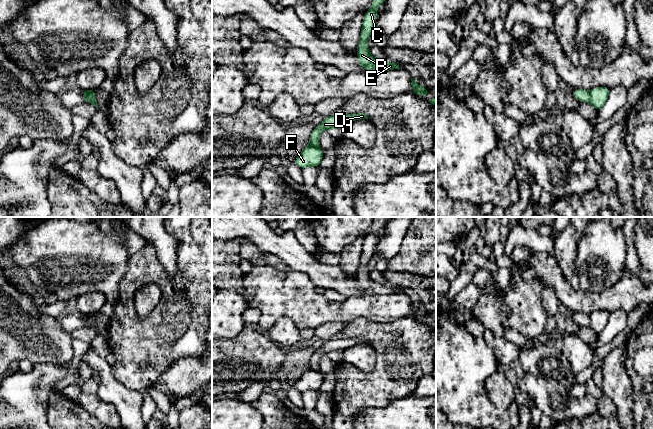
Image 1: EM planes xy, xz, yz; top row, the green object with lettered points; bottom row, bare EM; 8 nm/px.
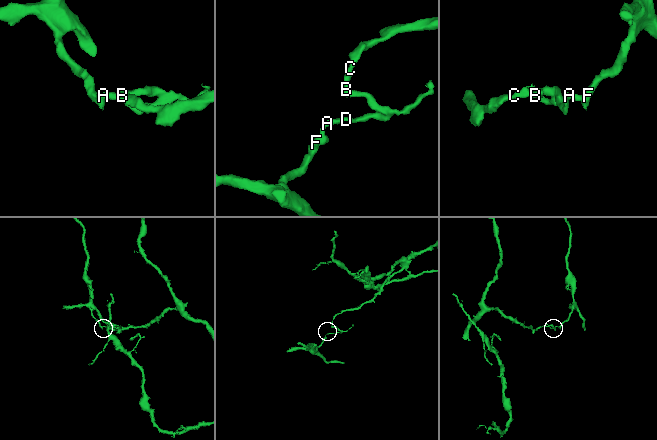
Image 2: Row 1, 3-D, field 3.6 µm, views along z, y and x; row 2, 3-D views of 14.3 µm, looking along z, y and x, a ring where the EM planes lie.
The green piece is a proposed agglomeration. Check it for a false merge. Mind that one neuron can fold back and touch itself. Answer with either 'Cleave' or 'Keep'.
Cleave

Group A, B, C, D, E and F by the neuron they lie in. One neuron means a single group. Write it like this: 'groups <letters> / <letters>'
groups A B C D E / F

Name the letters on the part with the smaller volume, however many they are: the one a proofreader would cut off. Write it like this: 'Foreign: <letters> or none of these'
Foreign: F

